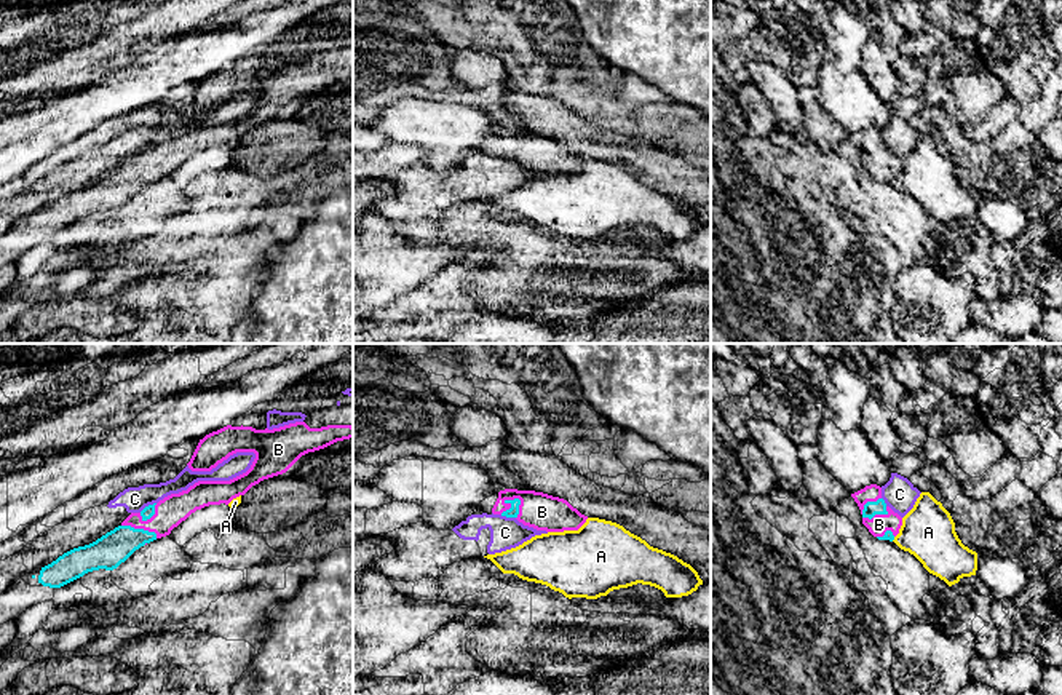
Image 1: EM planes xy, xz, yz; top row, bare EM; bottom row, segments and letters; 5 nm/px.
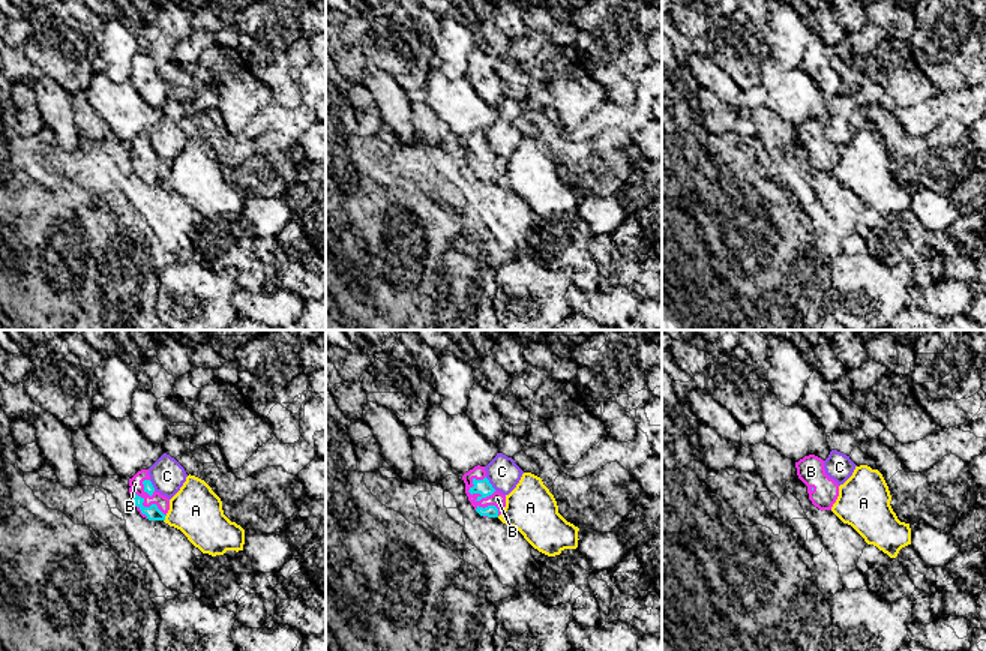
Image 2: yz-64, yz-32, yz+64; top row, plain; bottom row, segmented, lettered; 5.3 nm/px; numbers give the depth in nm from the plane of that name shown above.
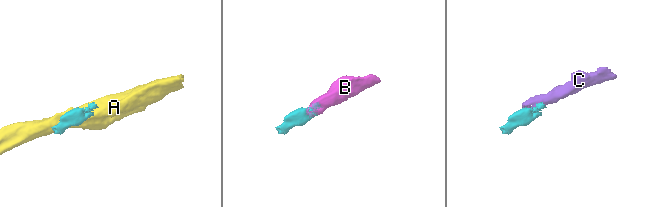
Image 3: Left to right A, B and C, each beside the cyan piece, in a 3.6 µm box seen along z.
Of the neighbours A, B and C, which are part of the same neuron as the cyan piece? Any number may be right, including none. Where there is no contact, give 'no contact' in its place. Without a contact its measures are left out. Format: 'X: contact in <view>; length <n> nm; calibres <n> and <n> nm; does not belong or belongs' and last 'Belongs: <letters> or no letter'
A: contact in yz; length 30 nm; calibres 50 and 280 nm; does not belong
B: contact in xz; length 130 nm; calibres 60 and 190 nm; belongs
C: contact in xy; length 100 nm; calibres 60 and 130 nm; does not belong
Belongs: B

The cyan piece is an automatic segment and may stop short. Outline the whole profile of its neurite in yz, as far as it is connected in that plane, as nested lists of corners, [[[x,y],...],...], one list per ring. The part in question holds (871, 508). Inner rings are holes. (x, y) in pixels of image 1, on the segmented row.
[[[877,484],[866,486],[864,489],[851,494],[858,503],[862,524],[878,540],[893,542],[902,526],[902,518],[894,513],[882,498],[882,487]]]

